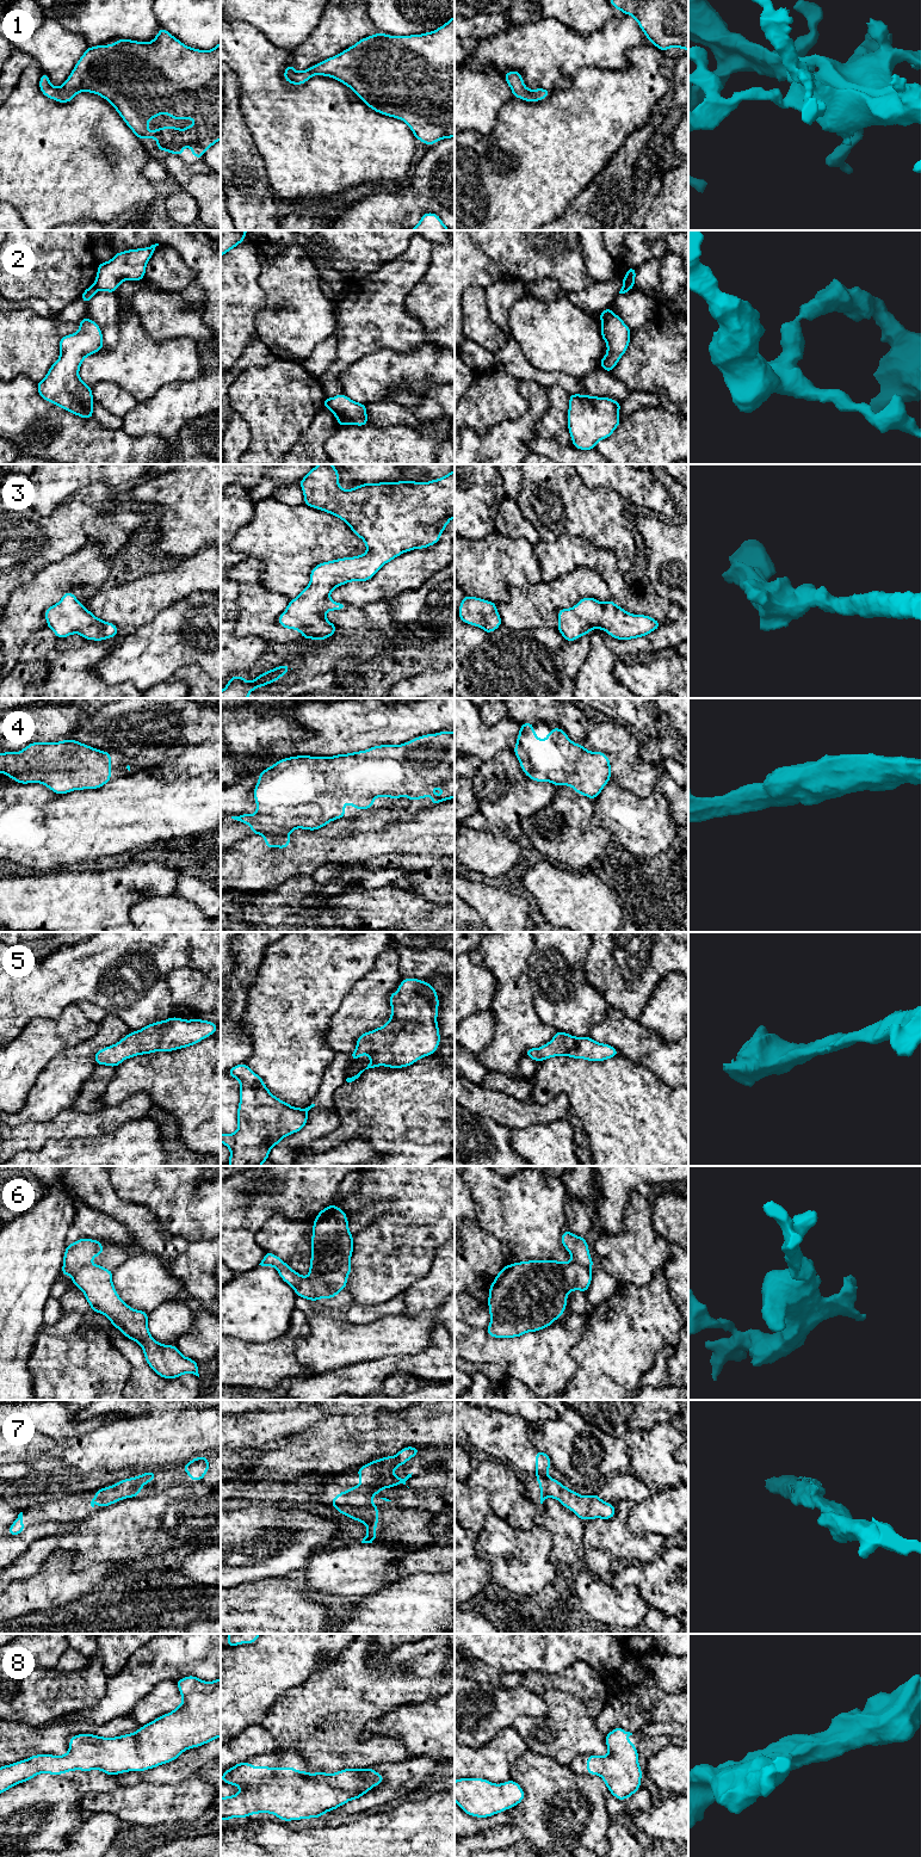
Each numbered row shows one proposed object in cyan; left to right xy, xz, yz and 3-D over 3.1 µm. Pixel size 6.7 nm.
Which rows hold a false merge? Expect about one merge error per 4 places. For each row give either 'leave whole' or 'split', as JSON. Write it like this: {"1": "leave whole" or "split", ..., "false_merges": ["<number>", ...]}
{"1": "leave whole", "2": "split", "3": "leave whole", "4": "leave whole", "5": "leave whole", "6": "leave whole", "7": "leave whole", "8": "leave whole", "false_merges": ["2"]}

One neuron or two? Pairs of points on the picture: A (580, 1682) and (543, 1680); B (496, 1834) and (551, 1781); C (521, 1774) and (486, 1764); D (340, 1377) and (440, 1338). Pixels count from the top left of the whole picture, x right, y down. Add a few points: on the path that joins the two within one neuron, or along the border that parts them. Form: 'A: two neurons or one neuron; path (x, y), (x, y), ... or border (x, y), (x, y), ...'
A: one neuron; path (570, 1680), (552, 1680)
B: two neurons; border (478, 1832), (501, 1825), (515, 1825), (524, 1837)
C: two neurons; border (529, 1750), (512, 1766), (511, 1778)
D: one neuron; path (366, 1377), (393, 1363), (419, 1363)

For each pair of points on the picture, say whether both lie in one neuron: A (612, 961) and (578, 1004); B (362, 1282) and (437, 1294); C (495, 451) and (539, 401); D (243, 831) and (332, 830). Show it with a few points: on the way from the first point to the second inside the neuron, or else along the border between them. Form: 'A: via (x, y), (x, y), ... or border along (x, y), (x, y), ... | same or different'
A: border along (586, 960), (585, 981), (609, 1006) | different
B: border along (430, 1271), (403, 1294) | different
C: via (508, 439), (533, 414) | same
D: border along (253, 834), (246, 836), (233, 844) | different

